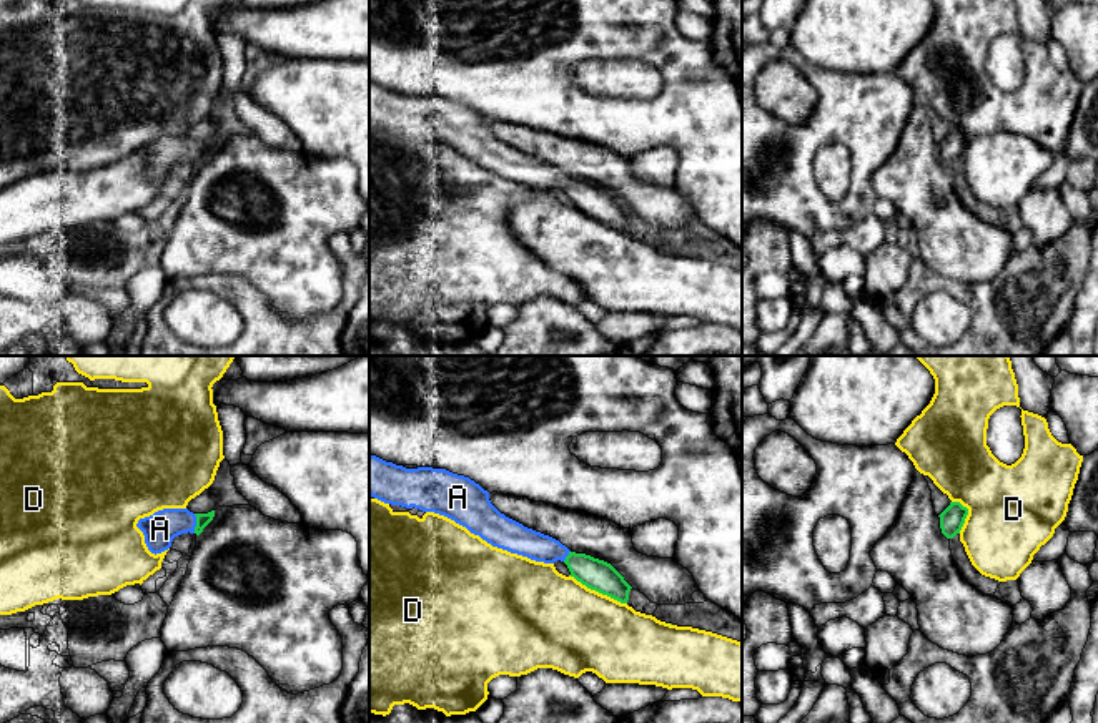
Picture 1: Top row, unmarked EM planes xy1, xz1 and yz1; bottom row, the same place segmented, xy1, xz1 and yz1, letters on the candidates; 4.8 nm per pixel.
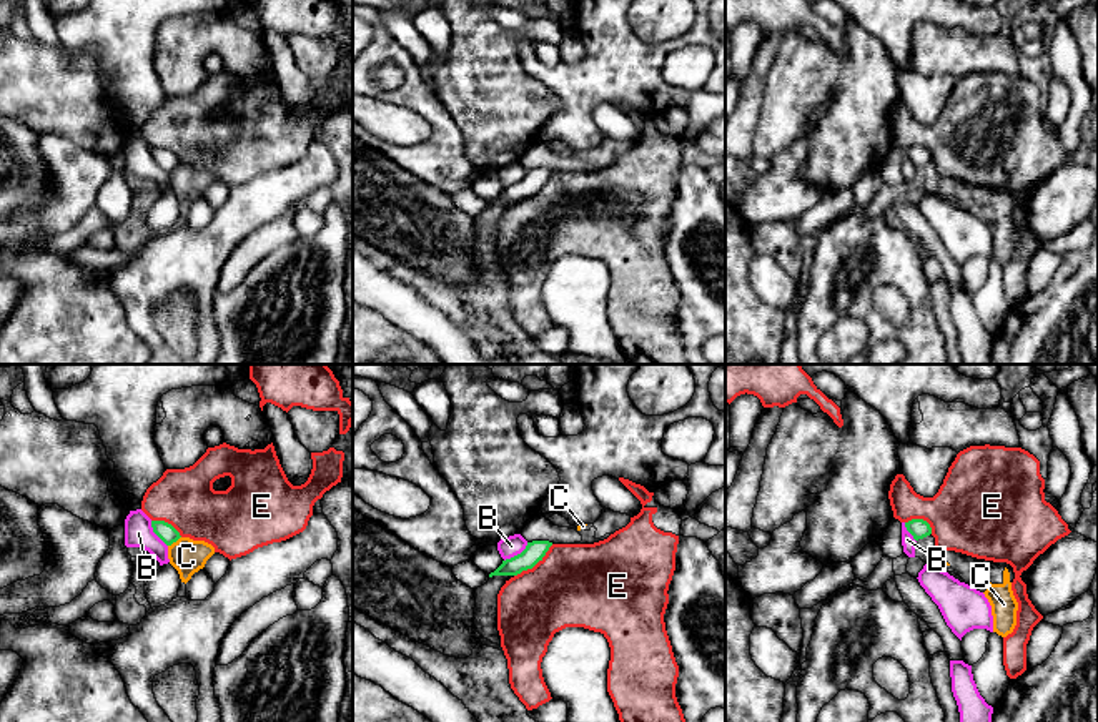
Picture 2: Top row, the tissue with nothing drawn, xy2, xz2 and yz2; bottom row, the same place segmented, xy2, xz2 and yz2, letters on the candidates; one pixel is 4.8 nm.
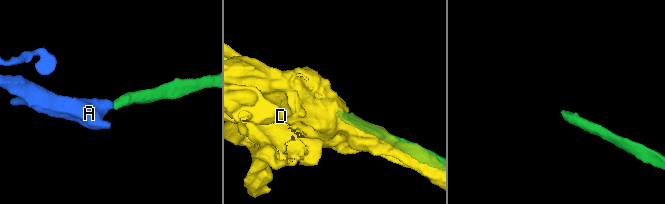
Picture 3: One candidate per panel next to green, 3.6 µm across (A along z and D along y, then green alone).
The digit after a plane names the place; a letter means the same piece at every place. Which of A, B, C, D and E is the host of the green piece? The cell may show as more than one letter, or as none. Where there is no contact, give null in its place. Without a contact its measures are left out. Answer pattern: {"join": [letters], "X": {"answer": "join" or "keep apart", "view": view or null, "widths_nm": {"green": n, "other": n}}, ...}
{"join": ["A"], "A": {"answer": "join", "view": "xy1", "widths_nm": {"green": 60, "other": 160}}, "B": {"answer": "keep apart", "view": "xz2", "widths_nm": {"green": 100, "other": 100}}, "C": {"answer": "keep apart", "view": "xy2", "widths_nm": {"green": 90, "other": 170}}, "D": {"answer": "keep apart", "view": "xz1", "widths_nm": {"green": 150, "other": 440}}, "E": {"answer": "keep apart", "view": "xz2", "widths_nm": {"green": 100, "other": 400}}}

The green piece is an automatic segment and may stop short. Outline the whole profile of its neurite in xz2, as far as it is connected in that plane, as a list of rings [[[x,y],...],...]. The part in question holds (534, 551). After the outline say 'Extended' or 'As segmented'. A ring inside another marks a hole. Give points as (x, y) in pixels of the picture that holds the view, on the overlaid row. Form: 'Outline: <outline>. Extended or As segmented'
Outline: [[[549,541],[527,542],[526,549],[521,554],[502,561],[502,564],[494,572],[491,572],[489,577],[517,576],[522,571],[532,569],[539,561],[542,561],[551,546],[552,542]]]. As segmented

